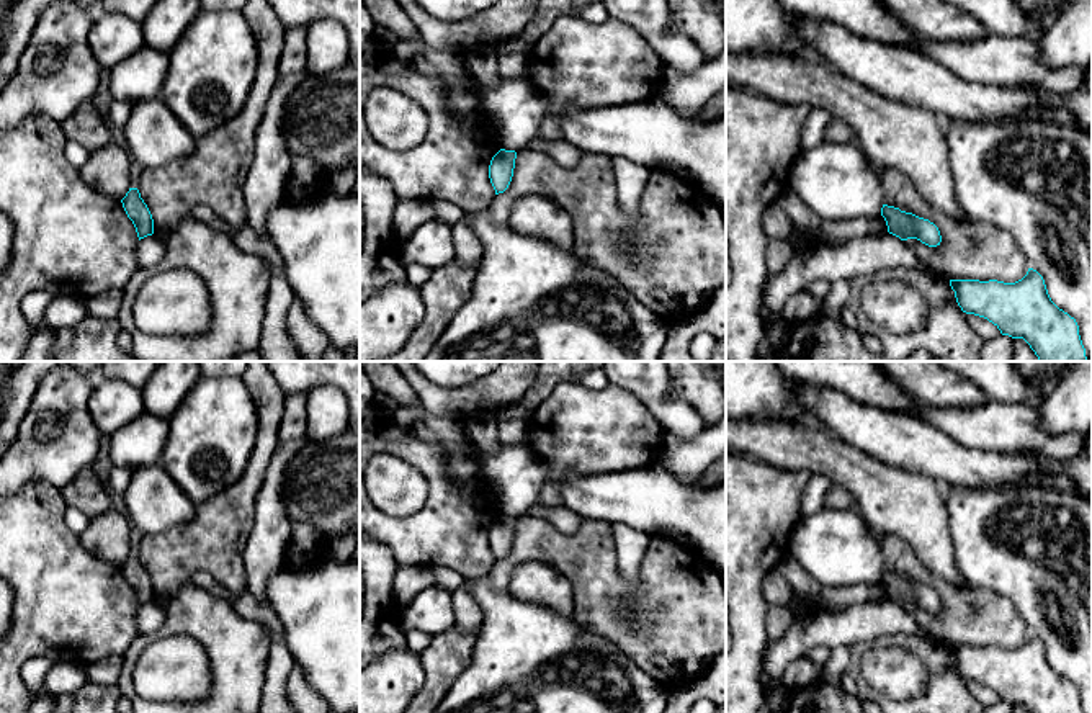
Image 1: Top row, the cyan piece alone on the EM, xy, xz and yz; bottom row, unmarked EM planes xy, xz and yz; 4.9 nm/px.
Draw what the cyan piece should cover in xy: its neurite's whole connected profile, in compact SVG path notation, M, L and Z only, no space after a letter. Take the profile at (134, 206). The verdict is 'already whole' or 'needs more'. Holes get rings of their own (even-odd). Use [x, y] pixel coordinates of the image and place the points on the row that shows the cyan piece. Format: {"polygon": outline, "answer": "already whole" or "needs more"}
{"polygon": "M129 188L126 196L121 200L123 208L128 214L128 217L132 221L139 240L154 234L154 219L152 214L141 198L141 193L137 188Z", "answer": "already whole"}

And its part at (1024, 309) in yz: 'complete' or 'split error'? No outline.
complete

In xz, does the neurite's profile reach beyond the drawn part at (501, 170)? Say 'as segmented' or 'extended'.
as segmented

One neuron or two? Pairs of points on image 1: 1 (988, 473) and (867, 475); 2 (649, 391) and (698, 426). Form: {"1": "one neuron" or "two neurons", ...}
{"1": "two neurons", "2": "one neuron"}

